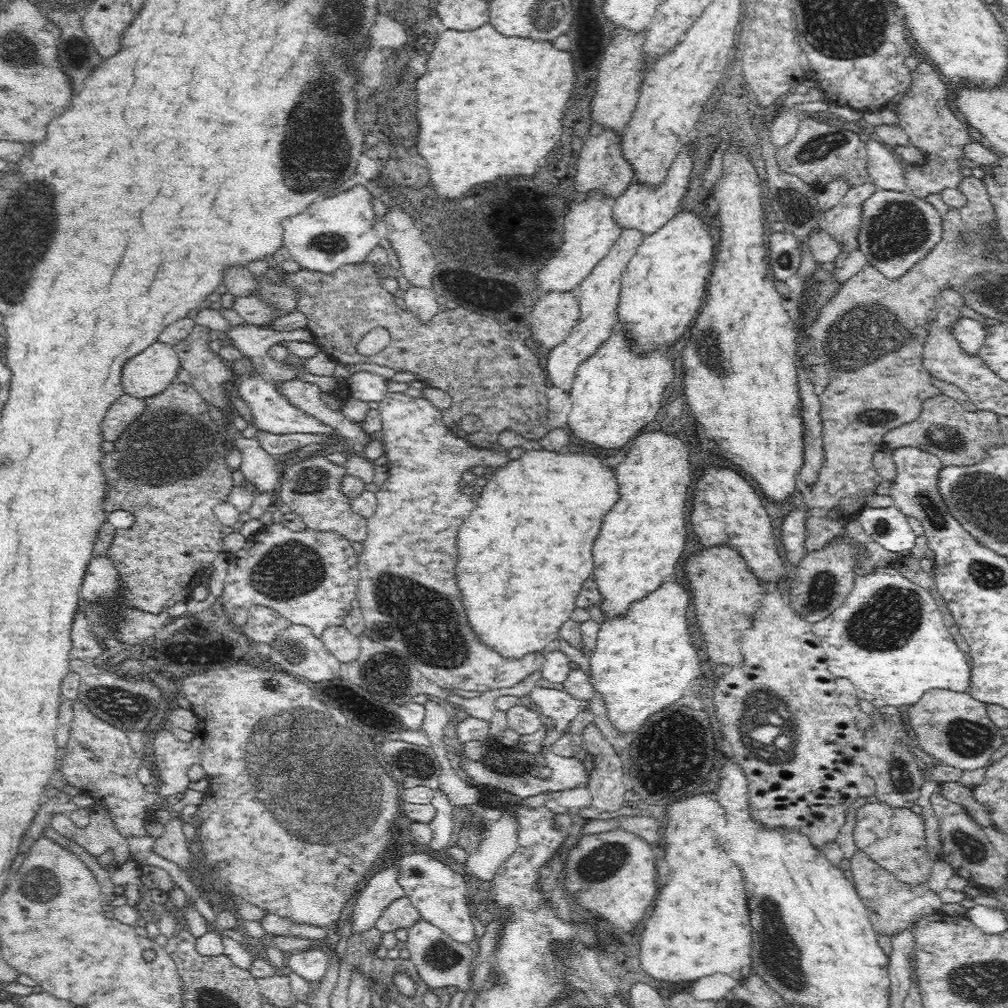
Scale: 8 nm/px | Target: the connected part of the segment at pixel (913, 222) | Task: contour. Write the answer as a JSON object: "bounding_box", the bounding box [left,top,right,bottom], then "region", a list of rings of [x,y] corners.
{"bounding_box":[859,189,943,280],"region":[[[877,189],[867,199],[863,203],[859,249],[882,275],[896,280],[941,241],[943,219],[932,204],[909,191]]]}

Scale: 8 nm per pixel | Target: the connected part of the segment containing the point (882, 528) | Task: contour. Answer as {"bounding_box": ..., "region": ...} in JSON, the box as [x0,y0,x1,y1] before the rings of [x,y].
{"bounding_box":[855,506,917,552],"region":[[[895,506],[888,508],[864,507],[855,518],[872,541],[892,552],[911,551],[917,532],[909,525],[910,518]]]}

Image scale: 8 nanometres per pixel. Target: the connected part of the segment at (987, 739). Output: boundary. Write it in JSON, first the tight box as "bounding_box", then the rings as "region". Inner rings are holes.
{"bounding_box":[903,690,1003,770],"region":[[[927,690],[903,714],[909,737],[938,762],[958,770],[976,770],[989,764],[994,752],[1003,741],[1003,730],[998,728],[987,713],[988,704],[976,700],[967,691]]]}

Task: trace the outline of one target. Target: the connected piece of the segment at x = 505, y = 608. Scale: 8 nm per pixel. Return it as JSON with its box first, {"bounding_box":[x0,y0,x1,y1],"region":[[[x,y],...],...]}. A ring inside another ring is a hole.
{"bounding_box":[455,449,619,658],"region":[[[544,449],[524,450],[522,454],[509,458],[508,462],[494,469],[494,472],[487,476],[486,485],[483,486],[482,492],[479,493],[480,498],[476,500],[476,508],[468,513],[468,516],[458,528],[458,546],[460,546],[458,554],[460,556],[458,556],[458,562],[455,566],[458,587],[462,591],[464,610],[473,630],[487,646],[492,646],[503,656],[522,658],[528,652],[542,652],[542,650],[546,650],[546,646],[550,642],[559,640],[558,630],[560,630],[560,624],[574,610],[572,598],[575,600],[576,590],[580,590],[580,582],[588,574],[592,574],[592,546],[594,546],[594,540],[596,540],[596,536],[600,532],[600,522],[602,522],[604,514],[619,499],[619,484],[616,480],[615,468],[606,466],[602,462],[602,458],[598,458],[596,454],[590,454],[590,452],[558,452],[558,450]]]}

